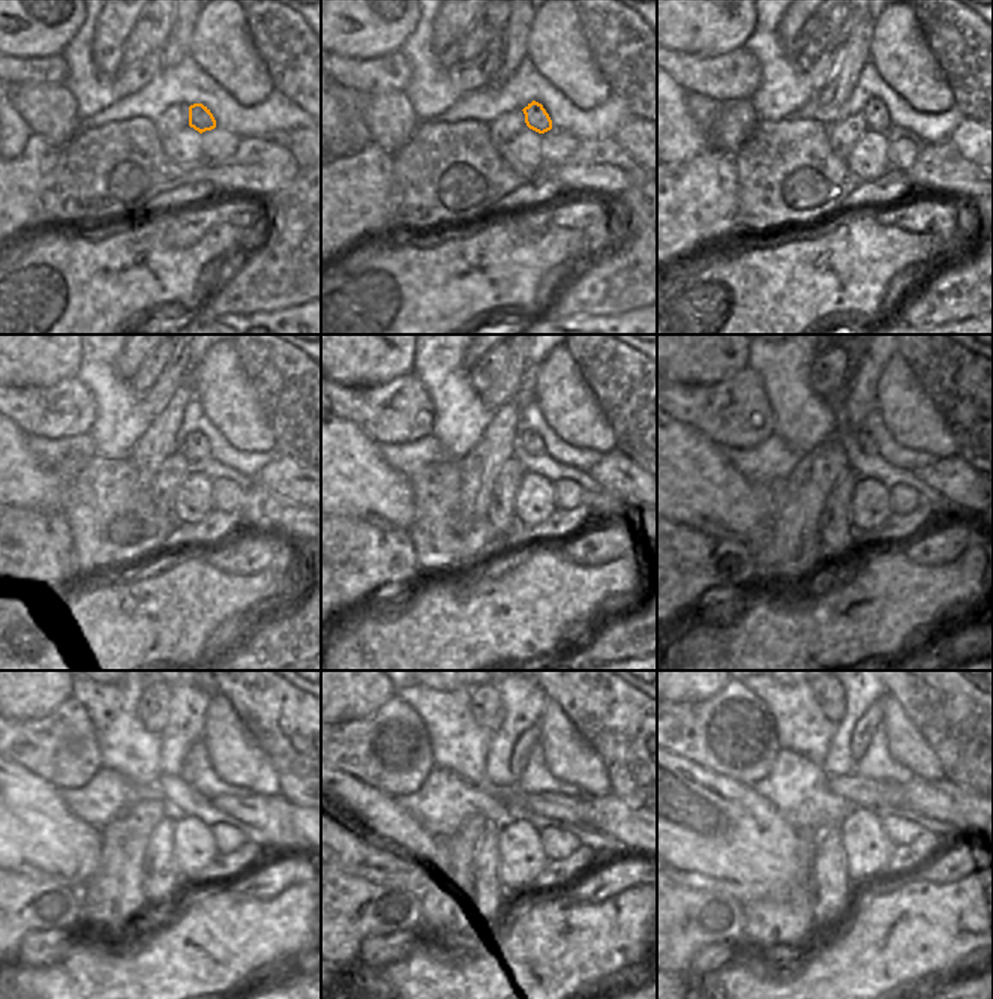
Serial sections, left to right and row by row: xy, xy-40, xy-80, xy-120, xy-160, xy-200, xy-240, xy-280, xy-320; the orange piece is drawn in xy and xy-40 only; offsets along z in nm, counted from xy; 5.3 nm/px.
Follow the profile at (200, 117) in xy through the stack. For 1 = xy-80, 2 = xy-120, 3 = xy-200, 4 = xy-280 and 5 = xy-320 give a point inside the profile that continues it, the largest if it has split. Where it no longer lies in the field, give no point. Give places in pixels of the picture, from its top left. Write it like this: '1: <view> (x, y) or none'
1: xy-80 (875, 114)
2: xy-120 (195, 447)
3: xy-200 (866, 443)
4: xy-280 (530, 738)
5: xy-320 (866, 726)

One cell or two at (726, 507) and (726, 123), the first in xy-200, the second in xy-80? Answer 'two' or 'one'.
two

